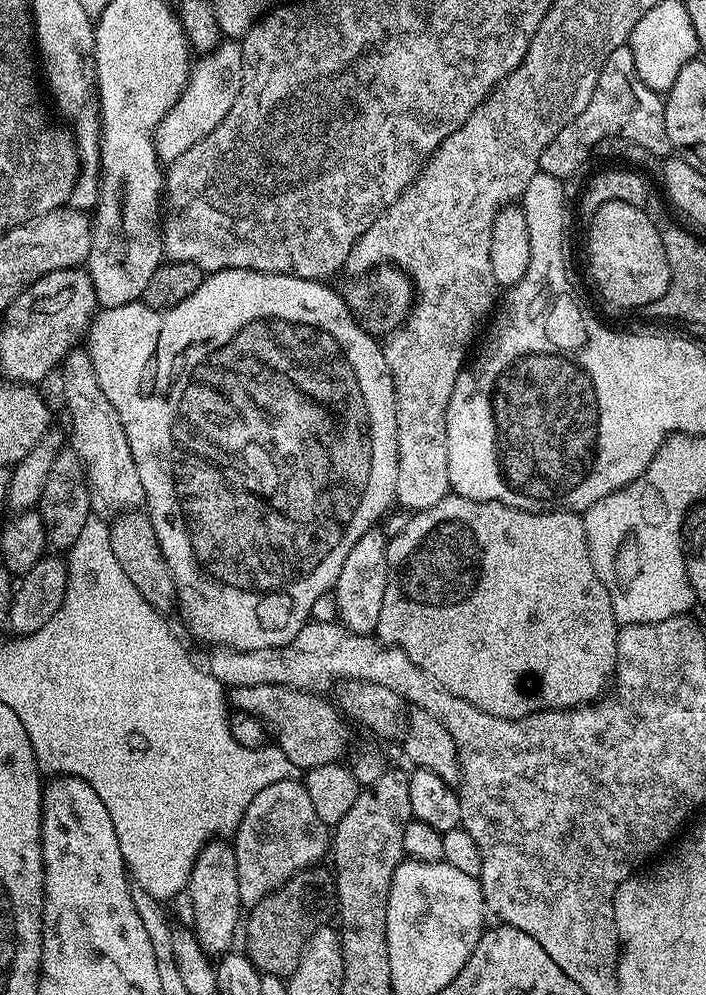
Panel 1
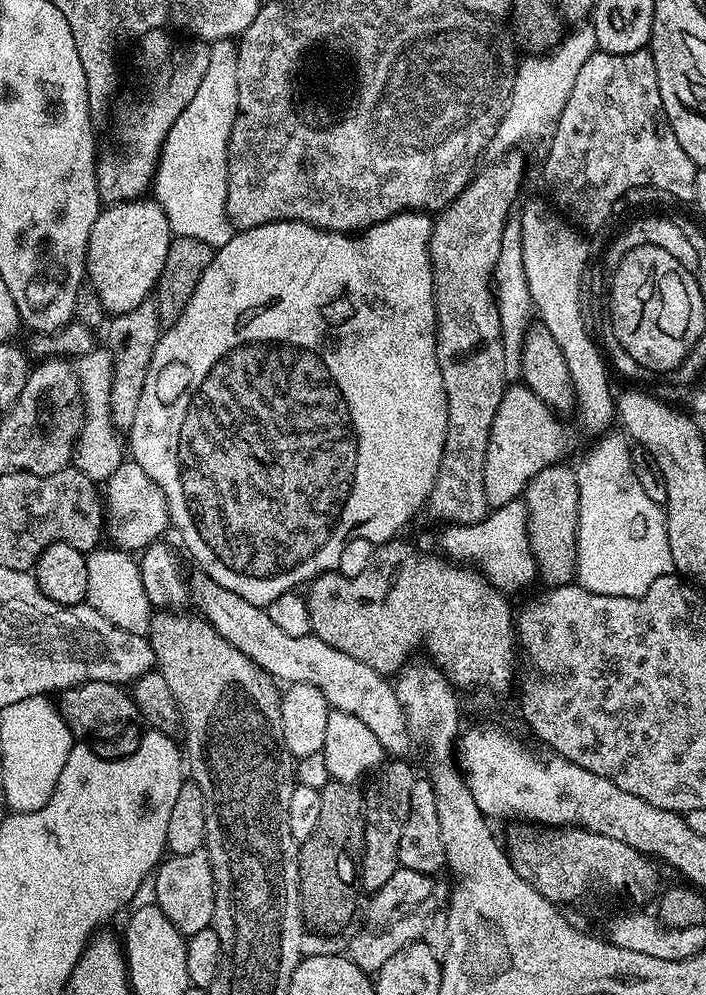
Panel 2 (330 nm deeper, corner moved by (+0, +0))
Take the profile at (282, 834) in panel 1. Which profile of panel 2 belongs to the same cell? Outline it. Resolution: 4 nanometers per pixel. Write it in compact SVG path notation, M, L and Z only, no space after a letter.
M207 851L169 855L154 873L156 905L185 938L209 927L214 914L214 874Z

